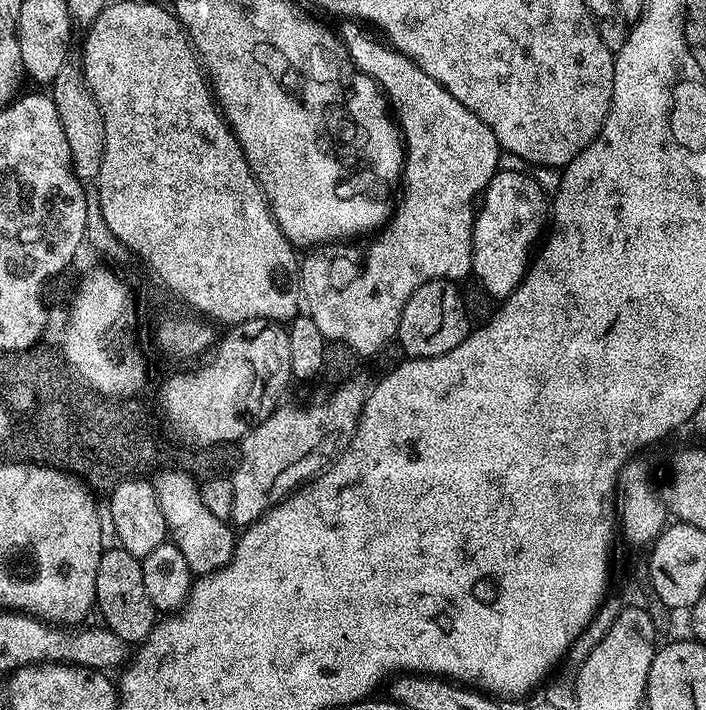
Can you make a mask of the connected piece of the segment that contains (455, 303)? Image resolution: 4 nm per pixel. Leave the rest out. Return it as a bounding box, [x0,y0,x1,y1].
[398,280,470,357]

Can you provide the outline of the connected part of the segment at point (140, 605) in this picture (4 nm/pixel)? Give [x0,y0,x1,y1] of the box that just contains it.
[95,546,158,646]

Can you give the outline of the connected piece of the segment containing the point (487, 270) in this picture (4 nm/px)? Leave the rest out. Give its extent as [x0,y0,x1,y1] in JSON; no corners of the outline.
[471,170,546,302]

